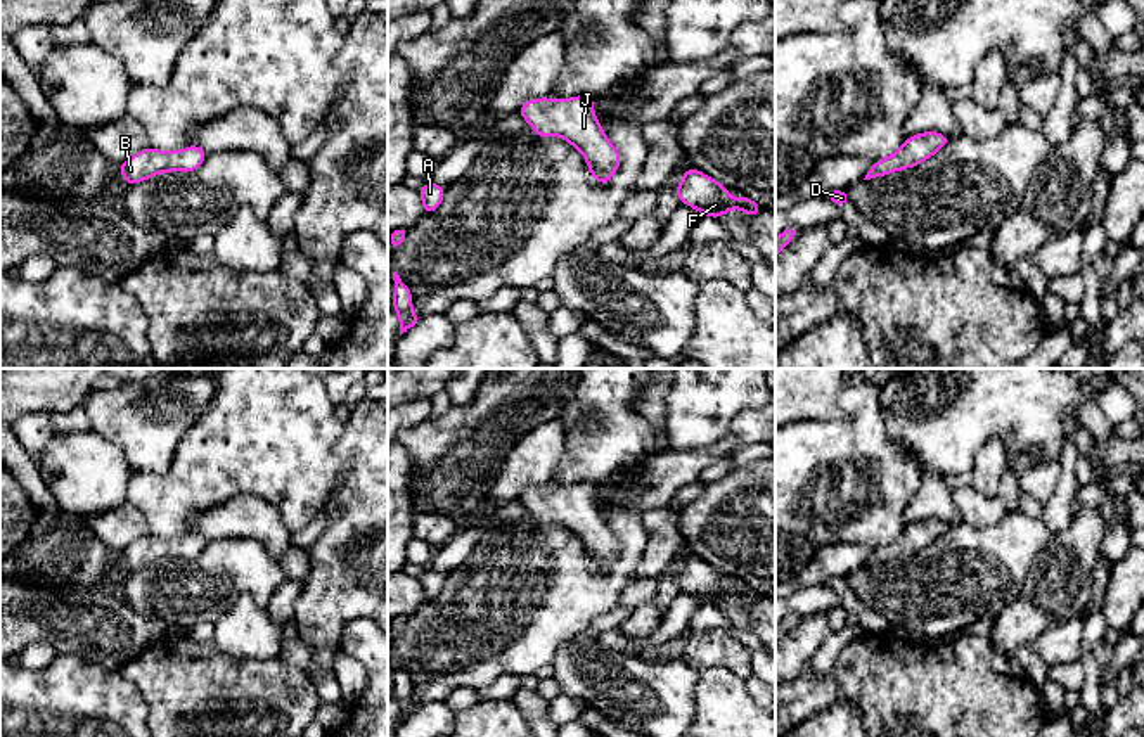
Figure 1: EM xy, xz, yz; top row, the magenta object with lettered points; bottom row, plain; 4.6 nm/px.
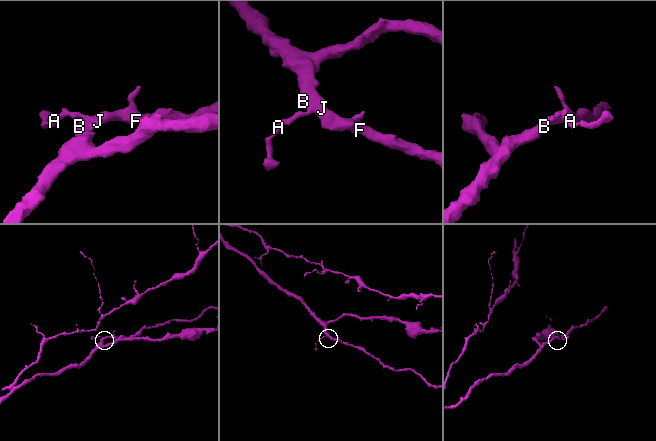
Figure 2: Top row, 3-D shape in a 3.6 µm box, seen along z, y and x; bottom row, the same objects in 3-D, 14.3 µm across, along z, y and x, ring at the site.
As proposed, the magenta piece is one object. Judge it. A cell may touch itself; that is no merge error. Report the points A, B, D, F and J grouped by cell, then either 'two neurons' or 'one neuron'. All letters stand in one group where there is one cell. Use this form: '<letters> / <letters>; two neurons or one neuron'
A B D F J; one neuron

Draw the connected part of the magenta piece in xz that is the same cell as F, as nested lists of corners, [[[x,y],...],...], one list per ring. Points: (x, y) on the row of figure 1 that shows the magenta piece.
[[[696,168],[682,171],[682,176],[682,182],[675,187],[680,202],[701,211],[704,216],[718,218],[732,208],[739,208],[744,215],[755,216],[763,209],[746,195],[729,197],[729,187],[715,182]]]

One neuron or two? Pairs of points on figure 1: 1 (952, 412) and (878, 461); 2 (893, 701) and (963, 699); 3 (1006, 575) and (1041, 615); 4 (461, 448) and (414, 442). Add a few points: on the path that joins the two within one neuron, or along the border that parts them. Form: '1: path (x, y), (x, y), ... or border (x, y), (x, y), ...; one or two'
1: border (883, 409), (886, 433), (900, 442), (925, 471); two
2: path (911, 701), (945, 701); one
3: border (1039, 556), (1027, 575), (1021, 592), (996, 618); two
4: path (449, 448), (426, 443); one

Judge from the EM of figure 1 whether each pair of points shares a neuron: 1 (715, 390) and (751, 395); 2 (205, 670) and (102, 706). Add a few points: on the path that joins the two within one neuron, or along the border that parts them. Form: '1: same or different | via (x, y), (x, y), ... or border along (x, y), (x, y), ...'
1: same | via (724, 390), (743, 390)
2: different | border along (118, 672), (137, 687), (147, 706), (147, 718)

